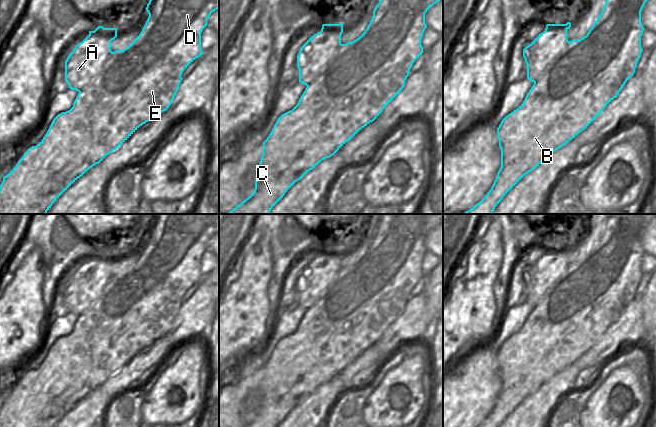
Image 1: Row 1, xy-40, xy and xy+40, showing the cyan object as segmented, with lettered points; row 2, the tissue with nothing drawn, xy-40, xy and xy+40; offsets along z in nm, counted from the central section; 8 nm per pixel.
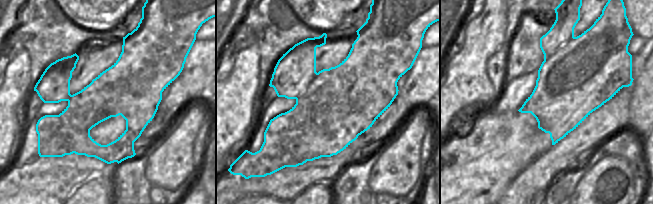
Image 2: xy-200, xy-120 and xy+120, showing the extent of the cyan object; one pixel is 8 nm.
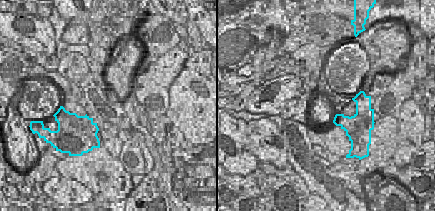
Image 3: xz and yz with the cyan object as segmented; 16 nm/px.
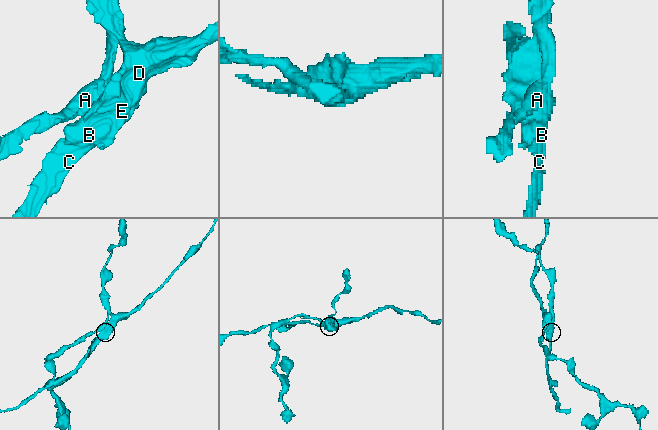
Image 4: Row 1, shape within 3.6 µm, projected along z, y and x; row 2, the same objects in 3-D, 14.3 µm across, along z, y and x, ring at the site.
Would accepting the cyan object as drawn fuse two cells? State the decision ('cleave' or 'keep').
cleave

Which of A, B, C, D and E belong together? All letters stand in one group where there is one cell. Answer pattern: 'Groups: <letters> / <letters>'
Groups: A / B C D E

